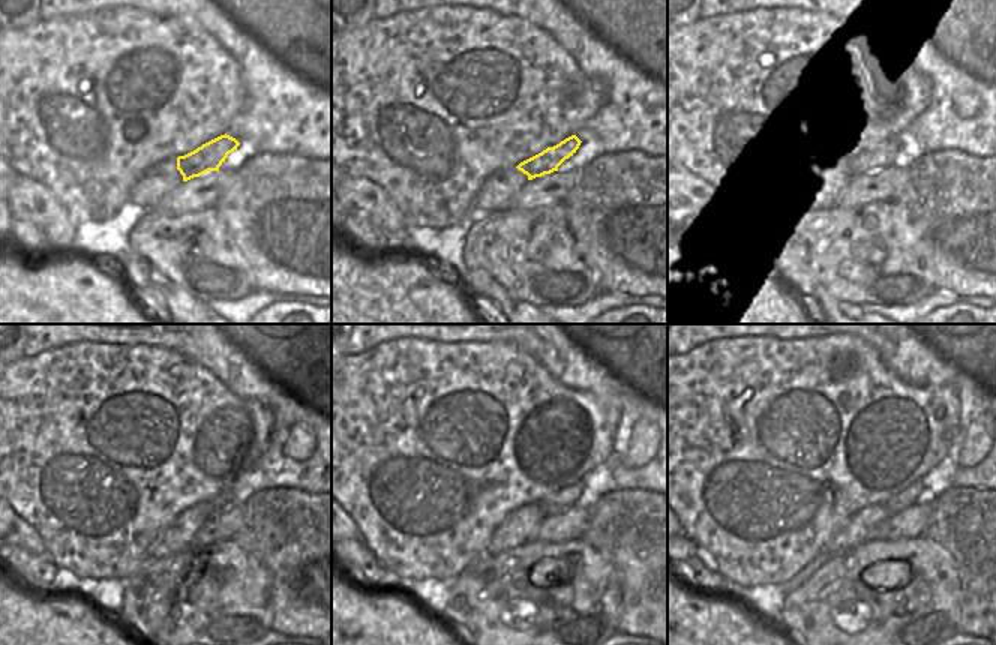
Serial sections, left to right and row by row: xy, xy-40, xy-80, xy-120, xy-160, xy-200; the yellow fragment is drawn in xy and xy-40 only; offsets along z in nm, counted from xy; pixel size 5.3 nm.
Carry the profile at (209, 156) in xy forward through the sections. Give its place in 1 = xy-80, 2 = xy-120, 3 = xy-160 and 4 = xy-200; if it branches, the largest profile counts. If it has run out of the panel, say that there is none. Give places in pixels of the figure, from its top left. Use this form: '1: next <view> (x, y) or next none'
1: next xy-80 (884, 161)
2: next xy-120 (227, 497)
3: next xy-160 (563, 500)
4: next xy-200 (908, 497)

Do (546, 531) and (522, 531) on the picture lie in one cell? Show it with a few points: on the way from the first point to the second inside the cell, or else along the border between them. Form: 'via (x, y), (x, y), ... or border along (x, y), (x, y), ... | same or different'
border along (546, 513), (536, 539) | different

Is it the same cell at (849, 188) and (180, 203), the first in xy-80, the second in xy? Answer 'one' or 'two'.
two

